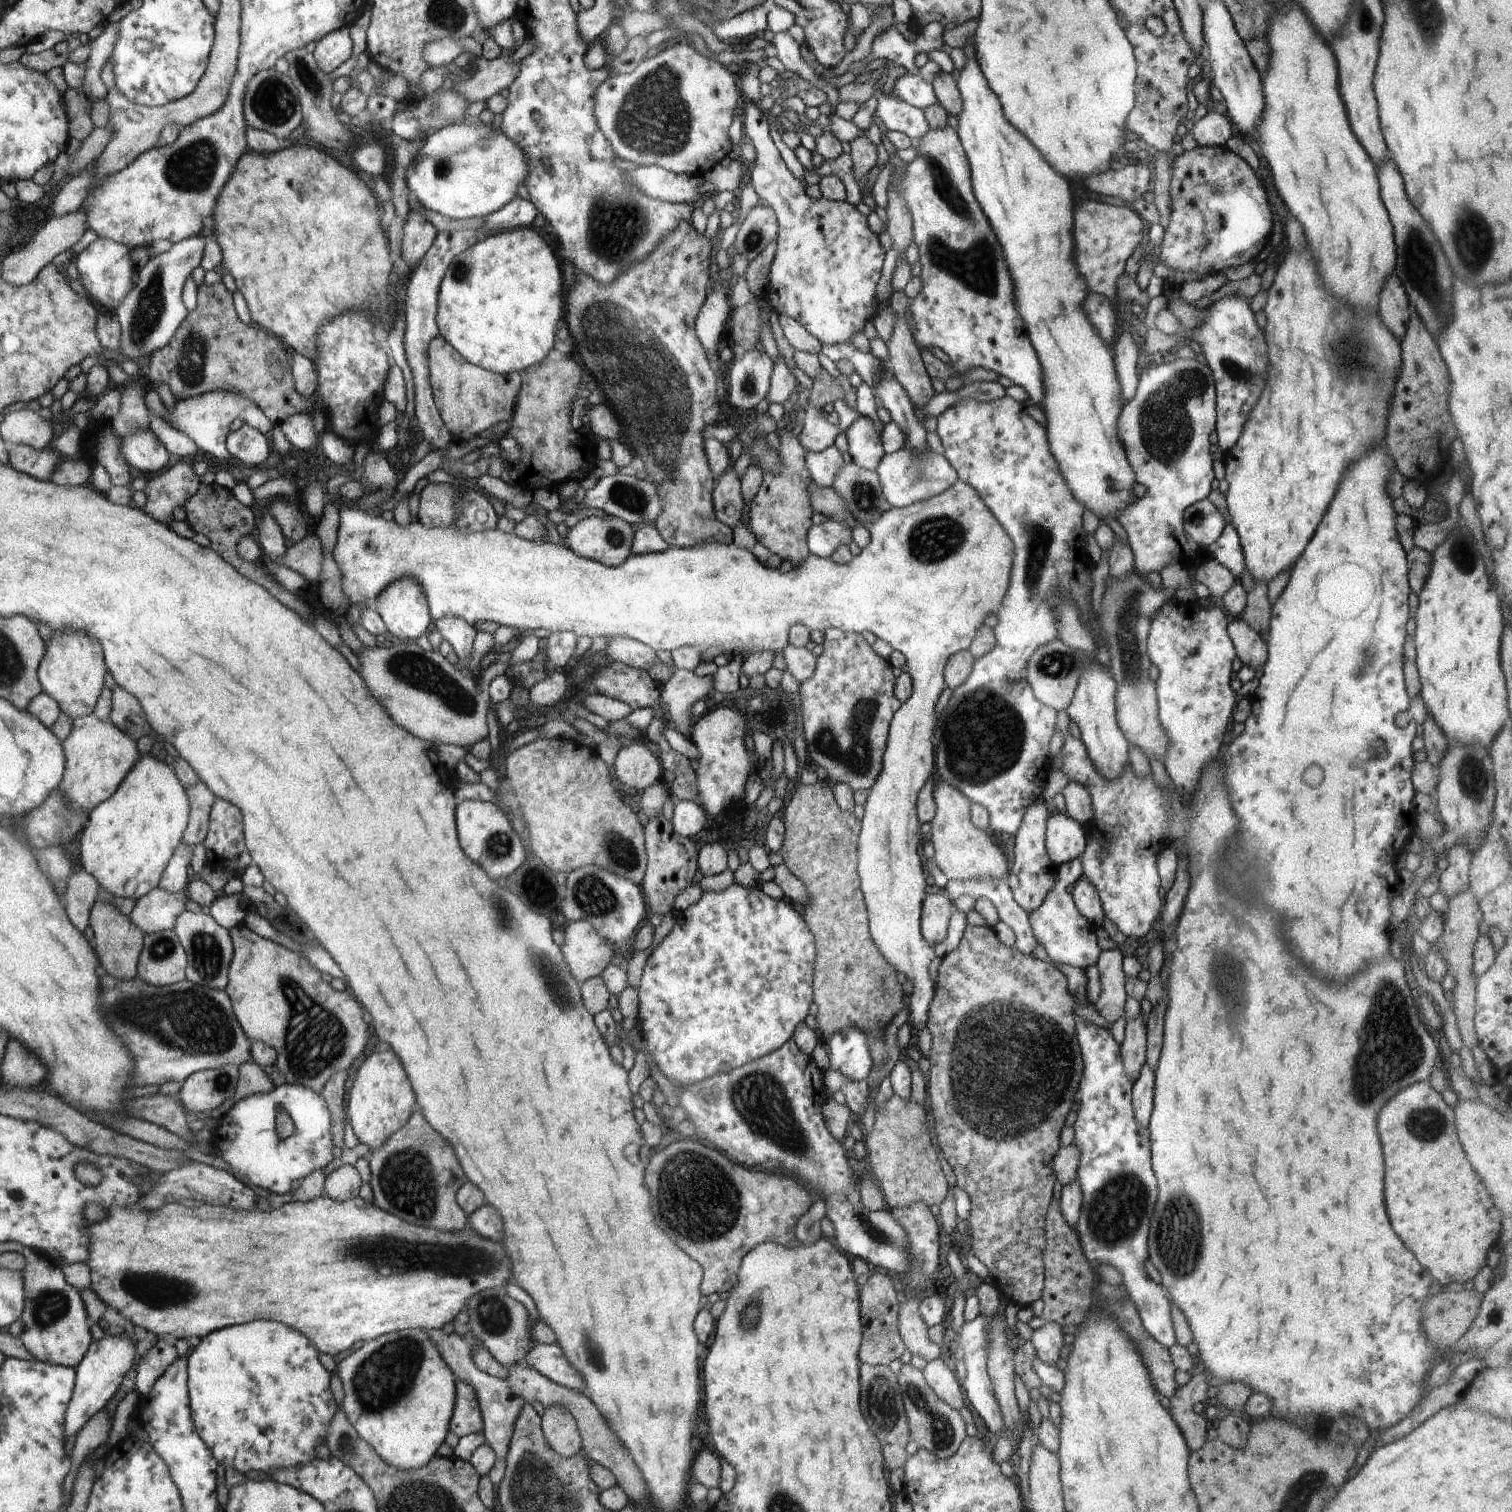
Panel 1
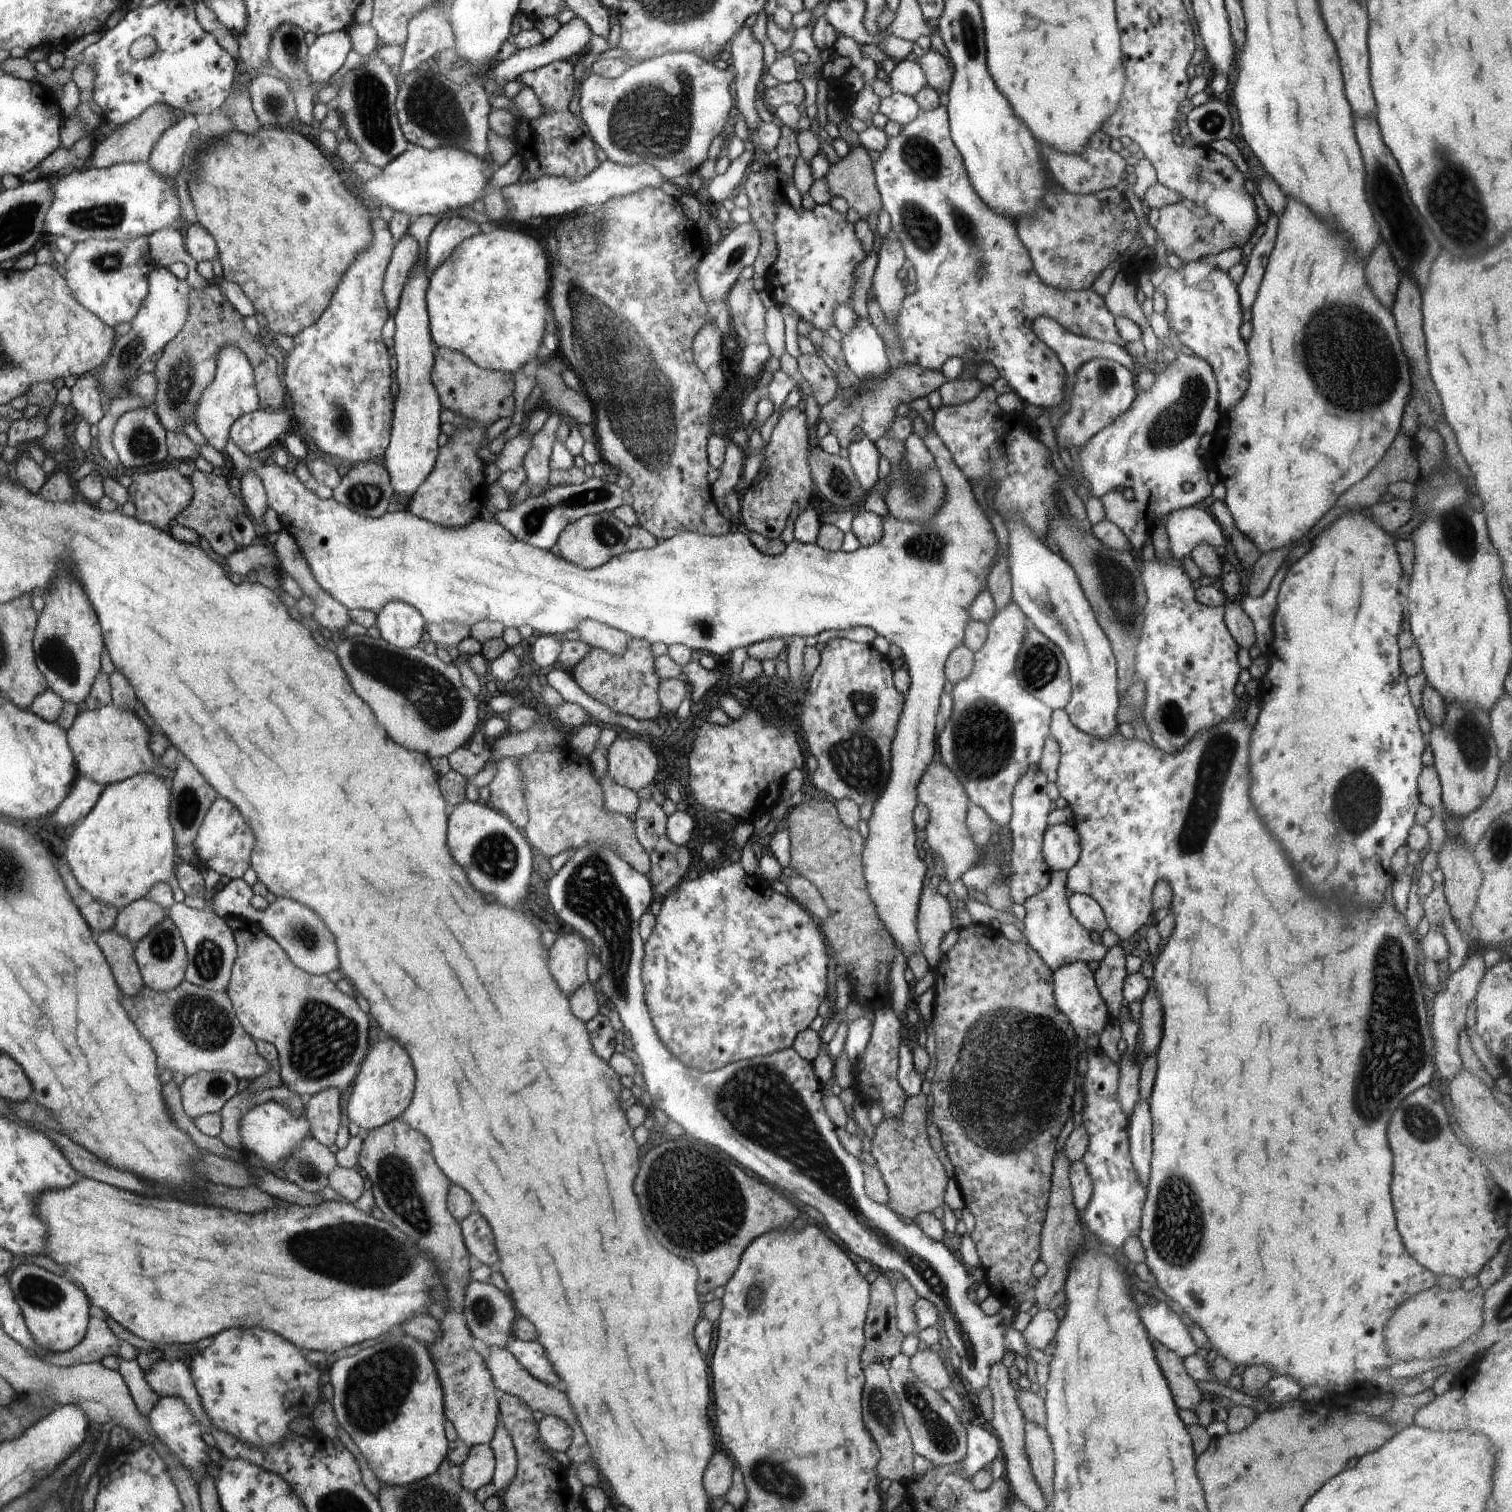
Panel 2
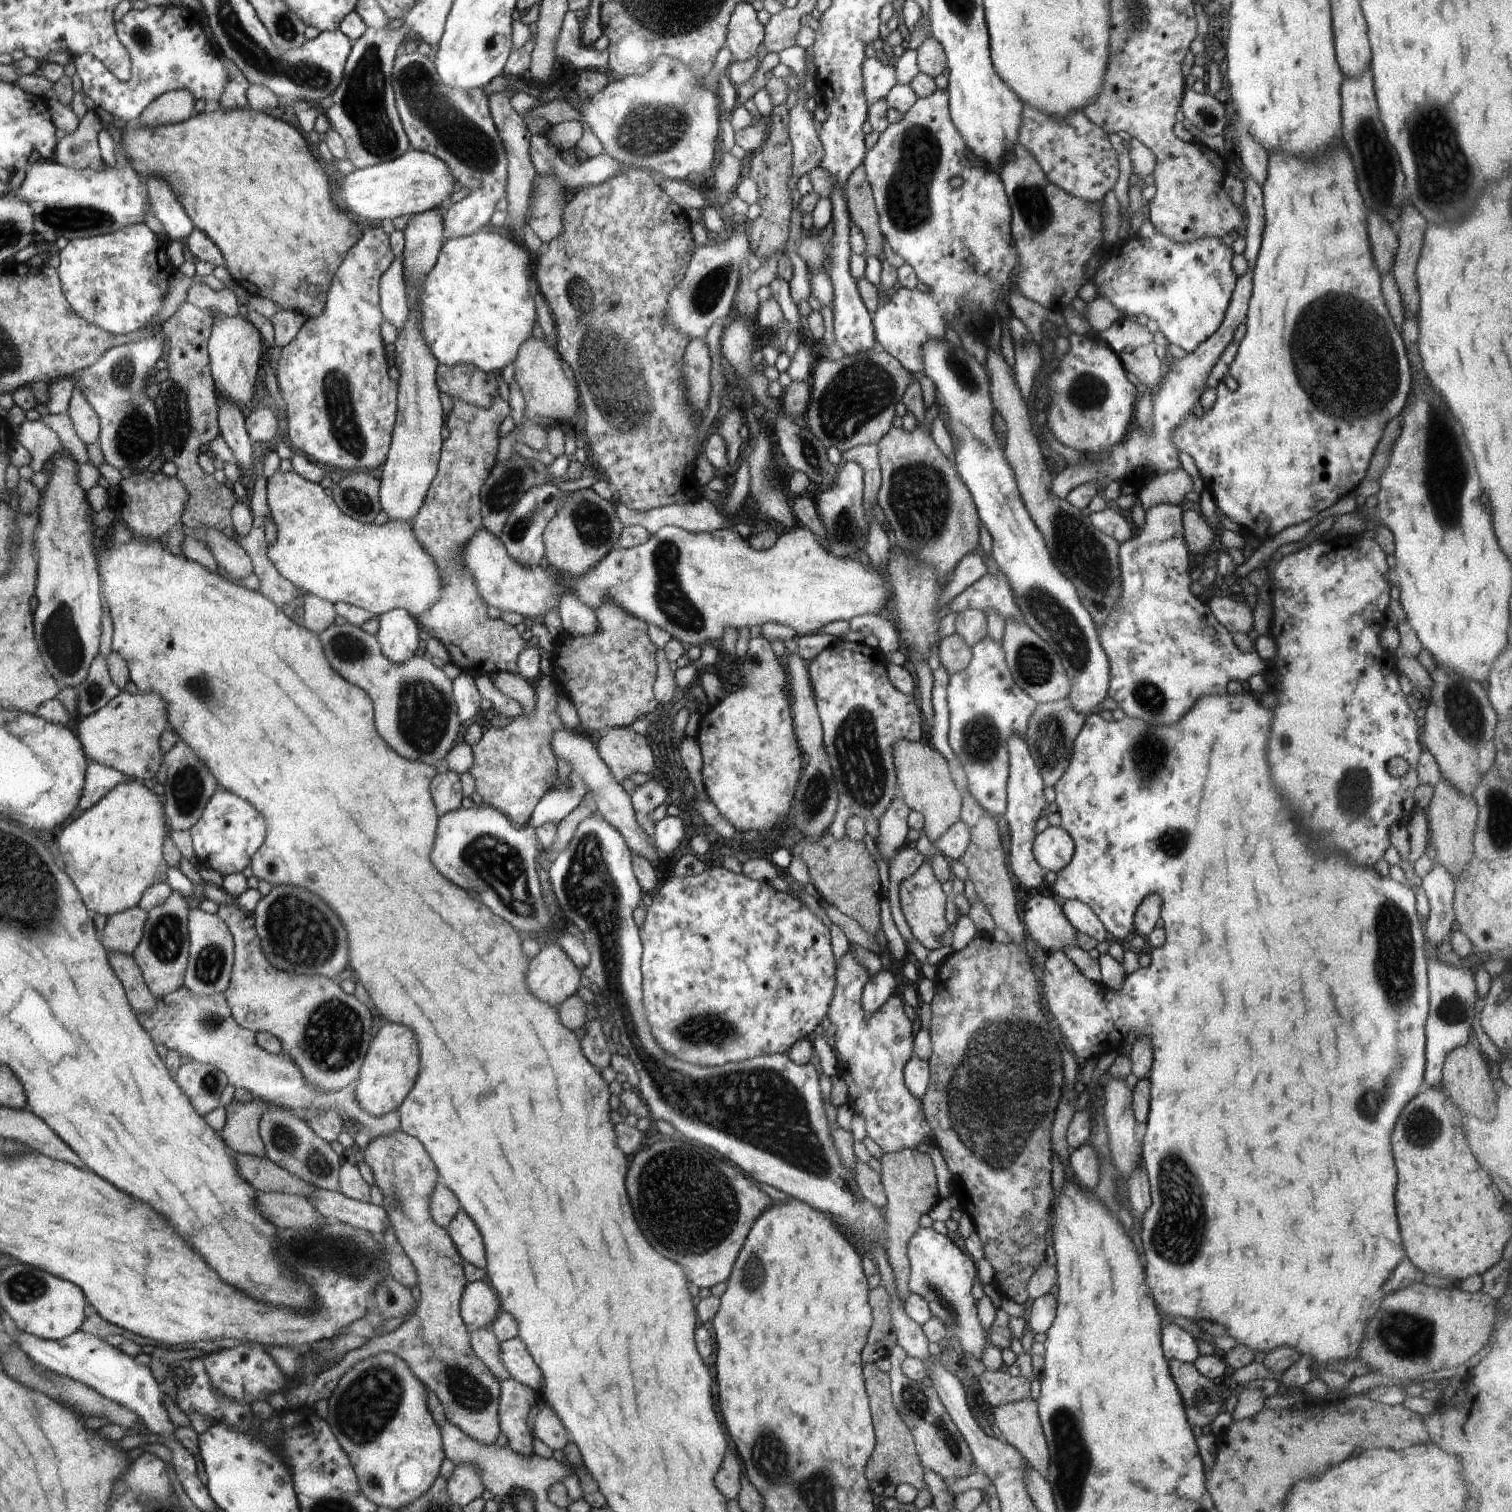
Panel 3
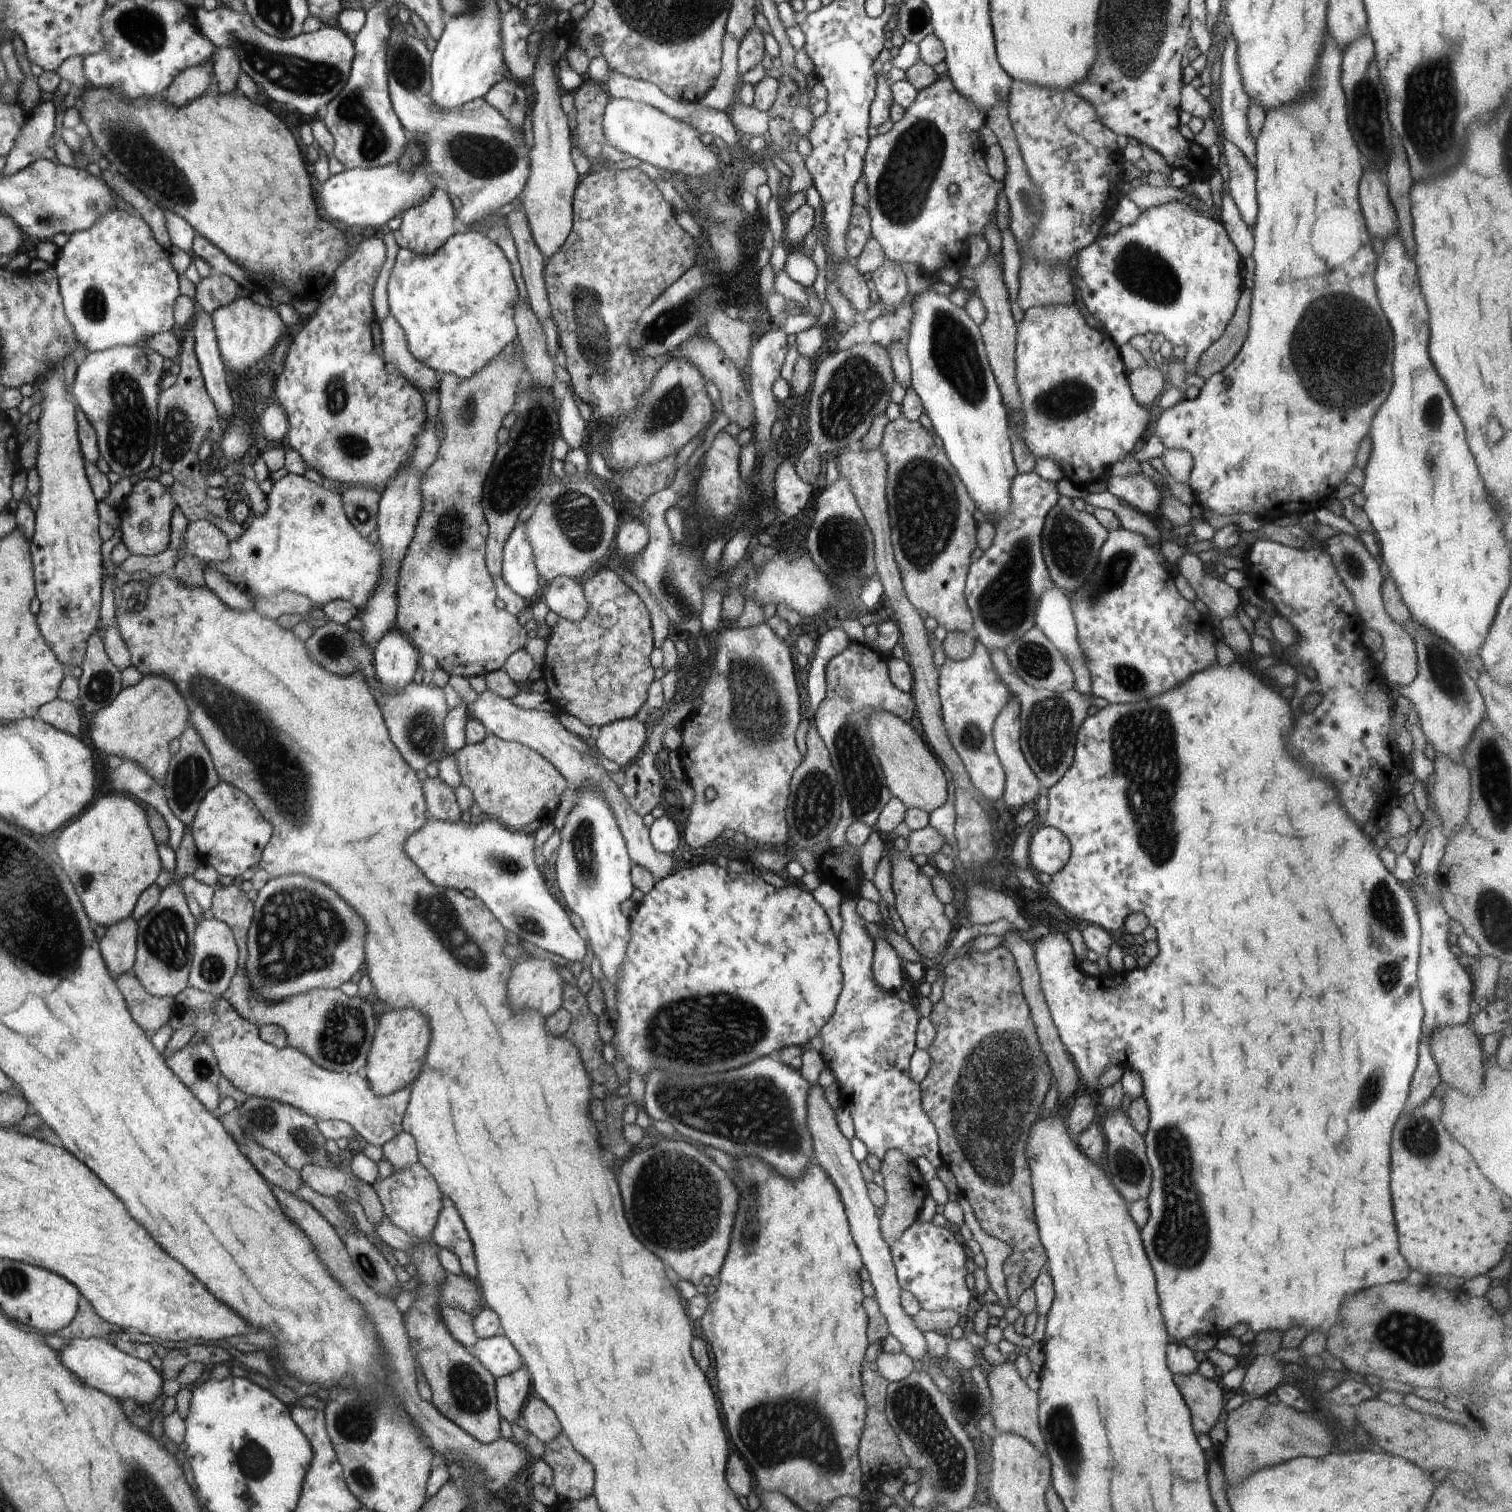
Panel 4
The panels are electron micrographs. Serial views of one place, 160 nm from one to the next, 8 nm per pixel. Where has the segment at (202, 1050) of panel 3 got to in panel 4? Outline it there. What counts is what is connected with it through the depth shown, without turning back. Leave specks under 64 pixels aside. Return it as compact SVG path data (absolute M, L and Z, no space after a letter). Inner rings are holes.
M216 995L215 1009L207 1011L182 1011L175 1007L166 1025L178 1030L183 1026L193 1025L195 1033L204 1034L203 1040L213 1050L220 1072L232 1082L238 1091L247 1094L248 1097L272 1099L301 1110L316 1120L339 1120L350 1124L355 1132L360 1134L366 1142L381 1147L384 1143L392 1140L398 1133L402 1132L403 1116L407 1109L411 1085L386 1097L379 1097L370 1086L370 1083L361 1073L349 1075L346 1073L335 1073L320 1068L297 1048L284 1047L277 1049L275 1046L265 1043L259 1037L259 1028L250 1021L244 1020L233 1006L222 996Z

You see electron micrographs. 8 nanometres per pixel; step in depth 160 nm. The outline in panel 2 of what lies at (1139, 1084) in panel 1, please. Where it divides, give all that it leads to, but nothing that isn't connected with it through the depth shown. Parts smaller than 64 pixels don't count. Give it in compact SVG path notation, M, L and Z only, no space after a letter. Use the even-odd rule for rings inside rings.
M1140 1098L1136 1101L1133 1111L1129 1116L1129 1151L1131 1161L1135 1171L1137 1172L1139 1183L1142 1183L1146 1188L1149 1183L1149 1176L1151 1171L1151 1152L1152 1152L1152 1121L1149 1107L1149 1100Z

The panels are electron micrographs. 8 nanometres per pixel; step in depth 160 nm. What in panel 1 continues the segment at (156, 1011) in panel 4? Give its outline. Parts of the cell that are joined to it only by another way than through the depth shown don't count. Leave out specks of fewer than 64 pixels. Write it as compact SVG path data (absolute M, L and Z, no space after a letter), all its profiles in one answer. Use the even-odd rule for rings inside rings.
M100 889L98 896L94 901L93 907L89 912L89 925L94 932L94 947L93 951L97 956L98 962L109 975L119 978L121 981L130 980L137 976L137 964L139 954L143 949L144 933L132 922L128 915L122 914L116 908L112 899L112 893L106 889Z

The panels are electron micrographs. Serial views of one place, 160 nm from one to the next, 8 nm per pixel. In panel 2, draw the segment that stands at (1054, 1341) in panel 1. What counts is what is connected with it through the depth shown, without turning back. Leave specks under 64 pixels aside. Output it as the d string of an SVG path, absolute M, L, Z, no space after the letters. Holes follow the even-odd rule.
M1045 1310L1032 1313L1032 1318L1025 1331L1021 1333L1032 1348L1044 1350L1055 1339L1057 1328L1060 1326L1056 1313Z

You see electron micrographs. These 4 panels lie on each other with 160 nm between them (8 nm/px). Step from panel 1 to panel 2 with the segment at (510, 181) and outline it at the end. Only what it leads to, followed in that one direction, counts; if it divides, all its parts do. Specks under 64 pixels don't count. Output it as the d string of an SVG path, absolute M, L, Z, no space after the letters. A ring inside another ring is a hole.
M449 144L433 148L432 151L416 147L414 151L403 152L387 164L381 176L363 182L363 189L378 202L378 206L388 204L392 210L408 216L436 216L463 206L470 207L476 200L482 201L493 175L488 169L491 159L491 156L481 159L466 149Z

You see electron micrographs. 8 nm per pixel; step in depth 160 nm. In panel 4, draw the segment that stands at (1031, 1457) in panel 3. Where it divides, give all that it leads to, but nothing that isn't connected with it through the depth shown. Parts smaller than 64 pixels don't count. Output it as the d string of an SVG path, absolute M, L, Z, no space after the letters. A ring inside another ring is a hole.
M1006 1359L1001 1366L993 1366L988 1375L988 1384L991 1390L991 1414L997 1432L1021 1436L1046 1455L1046 1441L1039 1425L1039 1394L1026 1385L1021 1377L1019 1364L1010 1363Z

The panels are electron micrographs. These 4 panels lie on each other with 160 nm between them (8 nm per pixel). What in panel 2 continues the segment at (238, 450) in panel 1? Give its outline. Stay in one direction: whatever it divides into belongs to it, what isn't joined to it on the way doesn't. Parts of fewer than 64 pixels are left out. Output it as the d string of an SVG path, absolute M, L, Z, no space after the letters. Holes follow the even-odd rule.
M288 407L280 411L260 408L241 416L232 425L229 438L244 454L256 457L260 450L270 446L274 440L288 435L293 421L296 422Z

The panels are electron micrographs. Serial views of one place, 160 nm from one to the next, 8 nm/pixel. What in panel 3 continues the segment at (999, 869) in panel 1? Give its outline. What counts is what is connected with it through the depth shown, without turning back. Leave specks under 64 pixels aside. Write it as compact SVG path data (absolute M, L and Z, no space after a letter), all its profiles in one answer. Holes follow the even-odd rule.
M901 740L894 746L897 794L903 798L911 811L925 816L925 839L934 845L940 837L961 820L963 796L951 776L948 761L936 749L921 741Z

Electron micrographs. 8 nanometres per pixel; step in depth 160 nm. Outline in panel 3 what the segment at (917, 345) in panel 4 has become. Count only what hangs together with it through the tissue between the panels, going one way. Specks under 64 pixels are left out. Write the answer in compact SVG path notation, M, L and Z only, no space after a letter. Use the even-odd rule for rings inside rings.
M950 333L946 335L944 339L934 339L933 341L927 341L923 344L922 349L922 358L924 363L924 370L922 375L927 376L934 382L934 386L936 386L936 403L940 406L939 418L941 418L949 431L949 434L954 440L954 453L956 459L956 468L959 472L960 478L963 480L963 483L970 490L970 494L972 495L972 500L974 501L977 513L979 514L979 520L983 523L984 526L988 529L988 532L992 535L992 555L994 560L996 560L996 564L999 566L999 570L1005 574L1007 581L1009 582L1010 588L1012 589L1012 594L1014 595L1015 603L1018 605L1020 609L1021 615L1023 616L1023 622L1026 623L1042 640L1045 640L1053 649L1056 654L1061 658L1061 663L1063 664L1064 670L1066 671L1067 677L1069 678L1070 683L1070 694L1067 696L1069 698L1071 707L1081 715L1086 718L1091 714L1098 714L1102 708L1101 704L1106 698L1108 698L1109 694L1109 684L1110 684L1110 661L1106 651L1102 650L1102 645L1100 644L1098 635L1097 635L1097 624L1094 624L1090 613L1082 606L1080 602L1076 587L1074 584L1070 582L1058 570L1056 567L1056 563L1046 546L1045 540L1043 539L1042 533L1038 530L1038 527L1035 525L1035 522L1032 520L1024 501L1022 500L1018 485L1015 481L1014 473L1010 468L1008 462L1006 462L1004 456L1004 450L998 444L998 438L996 438L996 434L994 430L992 430L992 413L994 412L994 407L992 404L992 399L990 396L990 383L988 382L988 378L985 372L985 369L981 366L981 364L974 358L967 354L966 351L960 347L958 337L954 333Z

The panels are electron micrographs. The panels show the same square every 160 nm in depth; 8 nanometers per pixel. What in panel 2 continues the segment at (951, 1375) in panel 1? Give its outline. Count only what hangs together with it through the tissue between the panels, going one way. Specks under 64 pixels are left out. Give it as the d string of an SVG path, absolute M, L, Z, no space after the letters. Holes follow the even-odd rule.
M929 1348L914 1353L910 1357L910 1362L914 1376L926 1384L928 1388L934 1389L940 1394L942 1390L952 1388L952 1379L940 1357Z

